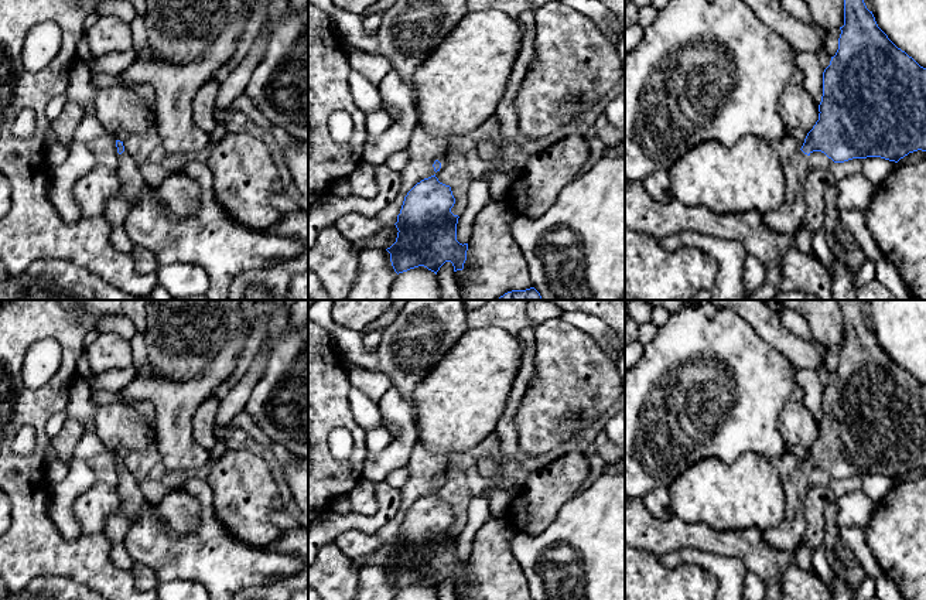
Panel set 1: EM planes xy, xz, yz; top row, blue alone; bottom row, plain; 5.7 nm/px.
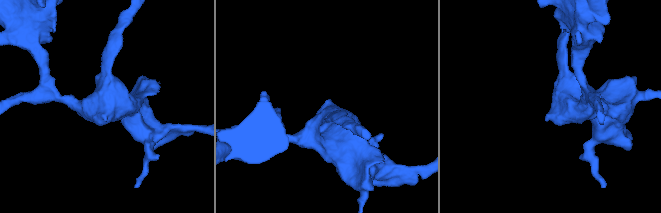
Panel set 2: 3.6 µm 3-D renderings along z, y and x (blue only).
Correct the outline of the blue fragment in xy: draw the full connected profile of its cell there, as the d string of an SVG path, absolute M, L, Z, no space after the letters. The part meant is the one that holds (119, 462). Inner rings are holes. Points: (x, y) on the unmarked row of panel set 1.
M116 457L117 485L116 491L122 501L122 507L116 514L106 519L103 535L112 543L123 543L127 528L131 525L134 515L147 504L140 481L124 467L123 458Z

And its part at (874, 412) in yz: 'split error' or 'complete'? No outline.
split error

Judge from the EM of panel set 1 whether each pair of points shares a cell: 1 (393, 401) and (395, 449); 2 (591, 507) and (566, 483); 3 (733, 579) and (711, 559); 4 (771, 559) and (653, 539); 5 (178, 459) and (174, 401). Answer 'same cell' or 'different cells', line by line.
1: same cell
2: different cells
3: same cell
4: same cell
5: same cell

